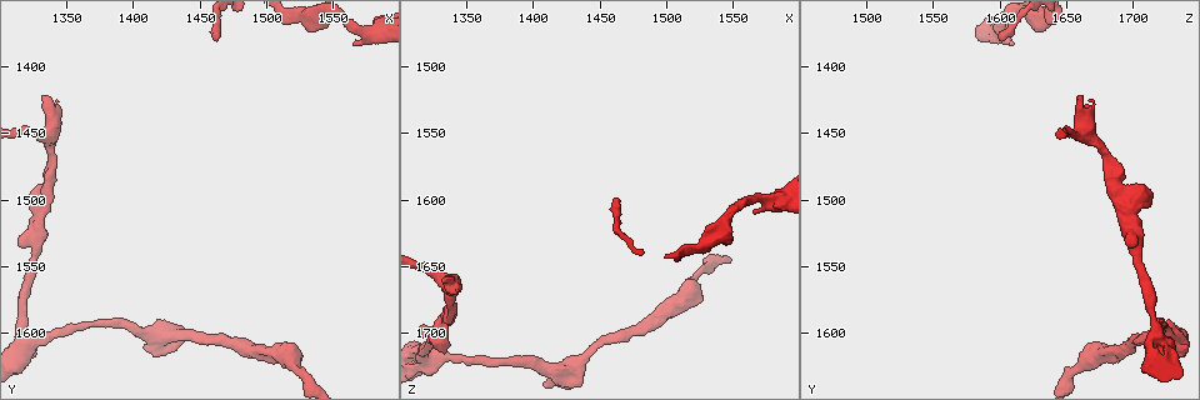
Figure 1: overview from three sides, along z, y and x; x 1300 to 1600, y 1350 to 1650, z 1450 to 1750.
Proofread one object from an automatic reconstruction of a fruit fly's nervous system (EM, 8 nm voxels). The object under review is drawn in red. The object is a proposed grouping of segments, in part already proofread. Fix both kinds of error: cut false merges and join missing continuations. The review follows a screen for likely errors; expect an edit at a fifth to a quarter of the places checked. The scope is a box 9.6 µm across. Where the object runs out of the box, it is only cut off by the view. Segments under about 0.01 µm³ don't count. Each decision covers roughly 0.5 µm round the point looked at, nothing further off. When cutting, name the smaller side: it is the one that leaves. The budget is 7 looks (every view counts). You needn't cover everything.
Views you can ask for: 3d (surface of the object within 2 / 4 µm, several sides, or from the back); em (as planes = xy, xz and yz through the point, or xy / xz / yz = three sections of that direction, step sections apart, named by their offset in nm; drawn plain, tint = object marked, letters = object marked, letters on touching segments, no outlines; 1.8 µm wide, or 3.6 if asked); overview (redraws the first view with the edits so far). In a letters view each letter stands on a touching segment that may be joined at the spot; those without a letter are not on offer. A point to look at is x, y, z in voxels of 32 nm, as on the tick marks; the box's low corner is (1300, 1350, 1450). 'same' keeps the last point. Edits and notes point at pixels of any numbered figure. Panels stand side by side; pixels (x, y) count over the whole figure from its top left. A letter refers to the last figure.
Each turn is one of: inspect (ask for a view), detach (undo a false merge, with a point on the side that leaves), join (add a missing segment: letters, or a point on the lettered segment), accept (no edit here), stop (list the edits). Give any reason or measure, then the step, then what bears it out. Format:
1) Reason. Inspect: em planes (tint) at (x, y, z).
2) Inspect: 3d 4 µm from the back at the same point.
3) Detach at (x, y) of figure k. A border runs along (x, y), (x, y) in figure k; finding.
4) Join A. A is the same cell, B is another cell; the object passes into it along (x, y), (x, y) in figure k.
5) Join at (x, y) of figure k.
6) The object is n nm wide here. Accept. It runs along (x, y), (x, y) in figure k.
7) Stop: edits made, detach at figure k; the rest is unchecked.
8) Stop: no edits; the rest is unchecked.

Branch stops here. Inspect: em planes (letters) at (1332, 1420, 1662).

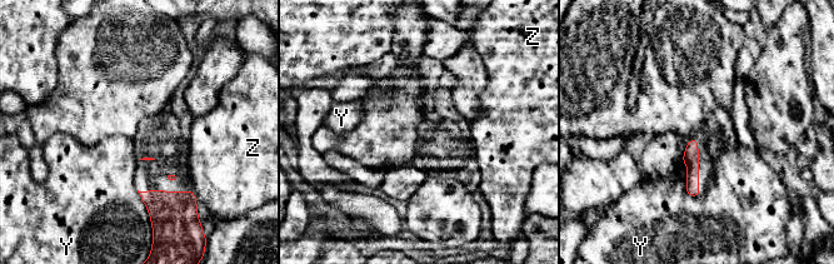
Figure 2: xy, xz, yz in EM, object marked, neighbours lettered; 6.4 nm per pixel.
Accept. Y and Z are other cells; a border runs along (683, 162), (687, 193), (698, 197) in figure 2; no lettered segment goes on from it.

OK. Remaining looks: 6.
A fork. Inspect: 3d 4 µm at (1320, 1608, 1716).

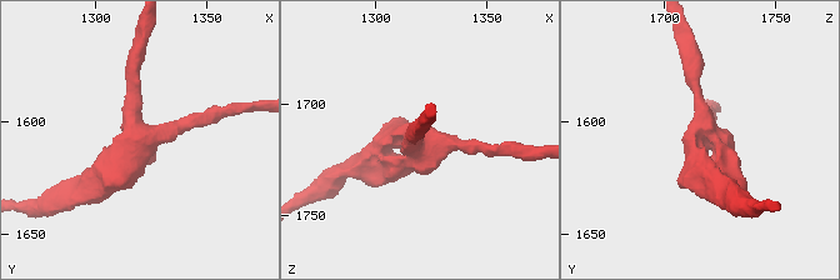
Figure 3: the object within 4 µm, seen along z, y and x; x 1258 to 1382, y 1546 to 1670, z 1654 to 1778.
3 arms meet here; the arms are 190, 200, 400 nm wide; shape alone is not enough. Inspect: em planes (tint) at (1322, 1607, 1718).

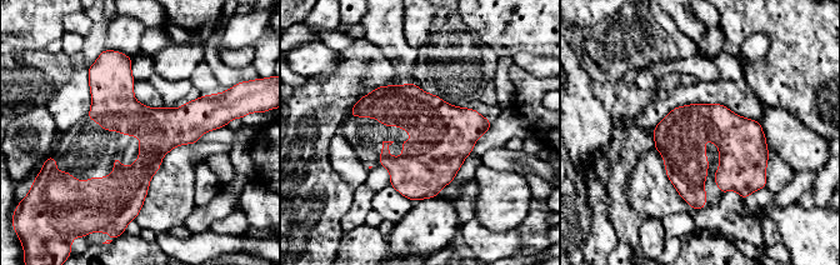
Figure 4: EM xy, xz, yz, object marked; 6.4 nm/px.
Inspect: em planes (letters) at the same point.

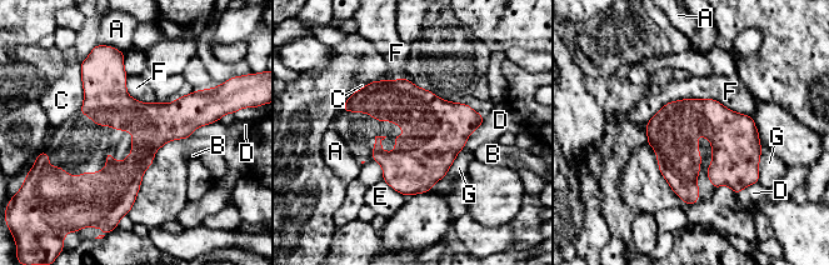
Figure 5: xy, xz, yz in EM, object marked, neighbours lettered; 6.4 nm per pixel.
The object is 280 nm wide here. Accept. A, B, C, D, E, F and G are other cells; a border runs along (750, 115), (679, 99), (647, 124) in figure 5; continuous, no second cell.

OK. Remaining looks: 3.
An open end. Inspect: 3d 2 µm at (1566, 1384, 1608).

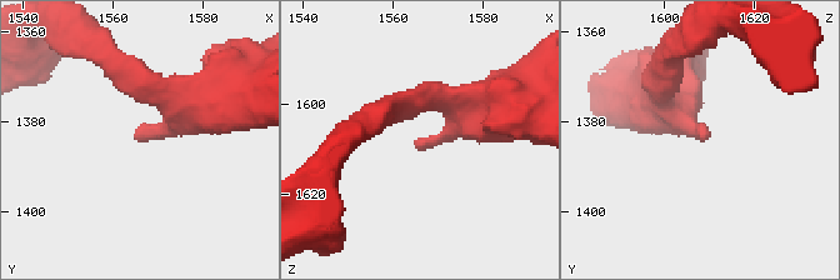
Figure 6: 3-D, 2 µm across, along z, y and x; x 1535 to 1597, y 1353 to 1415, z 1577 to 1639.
Shape alone is not enough. Inspect: em planes (letters) at (1565, 1383, 1609).

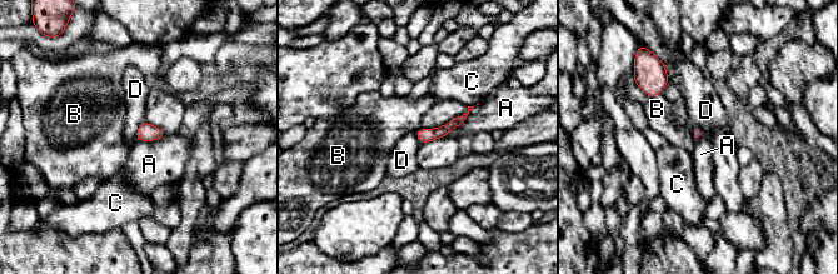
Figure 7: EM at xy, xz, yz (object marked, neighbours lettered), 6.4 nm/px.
Accept. A, B, C and D are other cells; it runs along (460, 119), (442, 131), (419, 134) in figure 7; none of them fits.

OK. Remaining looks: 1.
Stop: no edits; the rest is unchecked.

